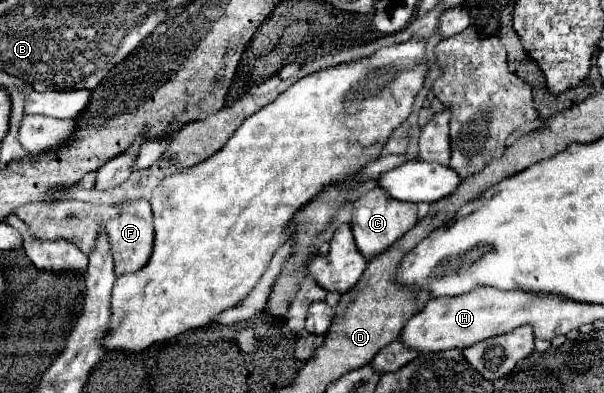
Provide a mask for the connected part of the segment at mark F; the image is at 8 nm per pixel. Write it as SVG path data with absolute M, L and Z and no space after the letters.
M74 200L62 204L42 204L32 202L24 204L16 210L16 216L30 228L30 232L42 240L68 240L74 242L84 254L90 254L96 246L96 236L100 230L108 234L108 242L112 246L114 272L122 276L124 272L136 272L150 260L154 246L154 226L152 226L152 208L148 200L132 200L122 204L96 207L96 210L84 208Z

